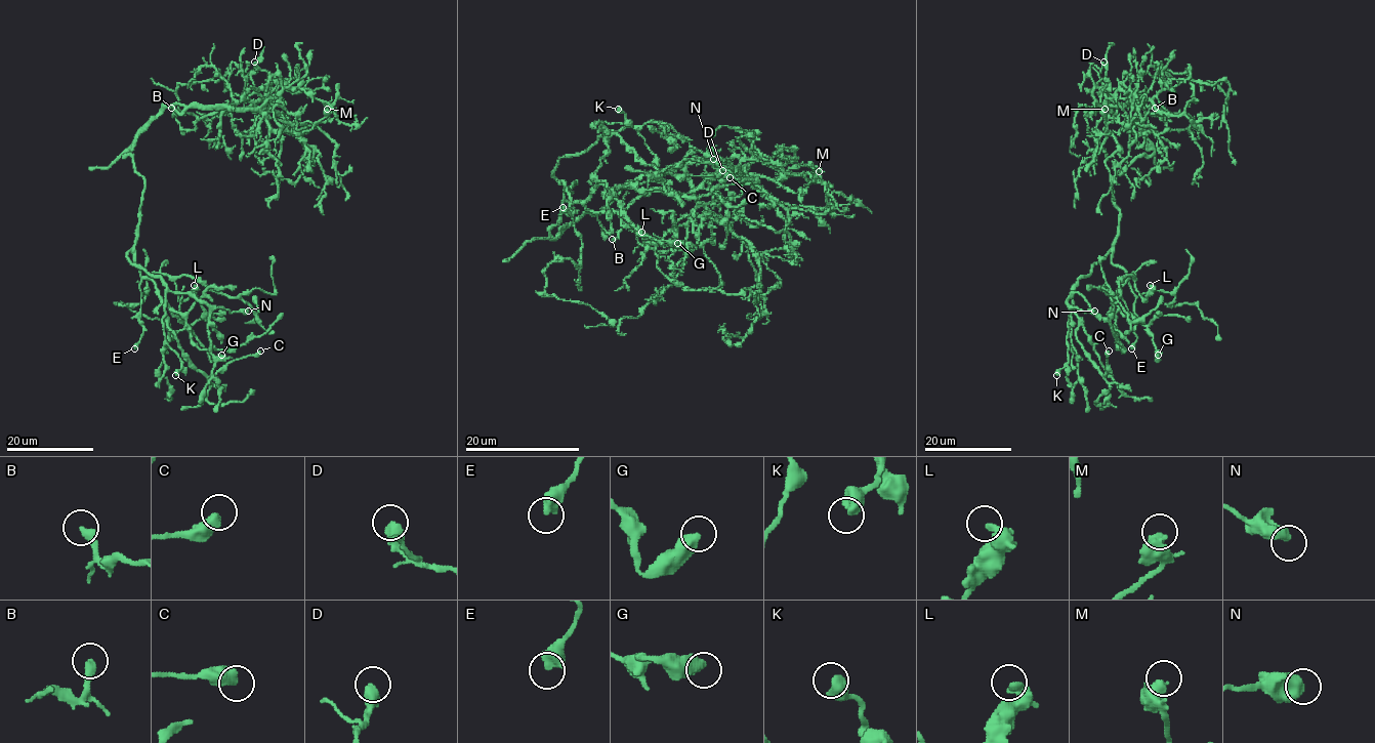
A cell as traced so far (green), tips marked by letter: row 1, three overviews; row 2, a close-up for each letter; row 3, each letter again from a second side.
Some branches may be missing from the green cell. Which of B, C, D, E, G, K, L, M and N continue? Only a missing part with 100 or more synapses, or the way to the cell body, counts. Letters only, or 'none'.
none

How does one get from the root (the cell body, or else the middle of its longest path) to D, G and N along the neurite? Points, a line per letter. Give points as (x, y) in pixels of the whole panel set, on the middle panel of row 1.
D: (560, 233), (584, 213), (598, 213), (647, 174), (684, 167), (697, 159), (738, 173), (740, 166), (722, 170)
G: (560, 233), (550, 231), (576, 181), (569, 192), (563, 181), (573, 202), (601, 184), (643, 236), (677, 243)
N: (560, 233), (550, 231), (576, 181), (569, 192), (552, 170), (609, 131), (661, 123), (713, 159)

